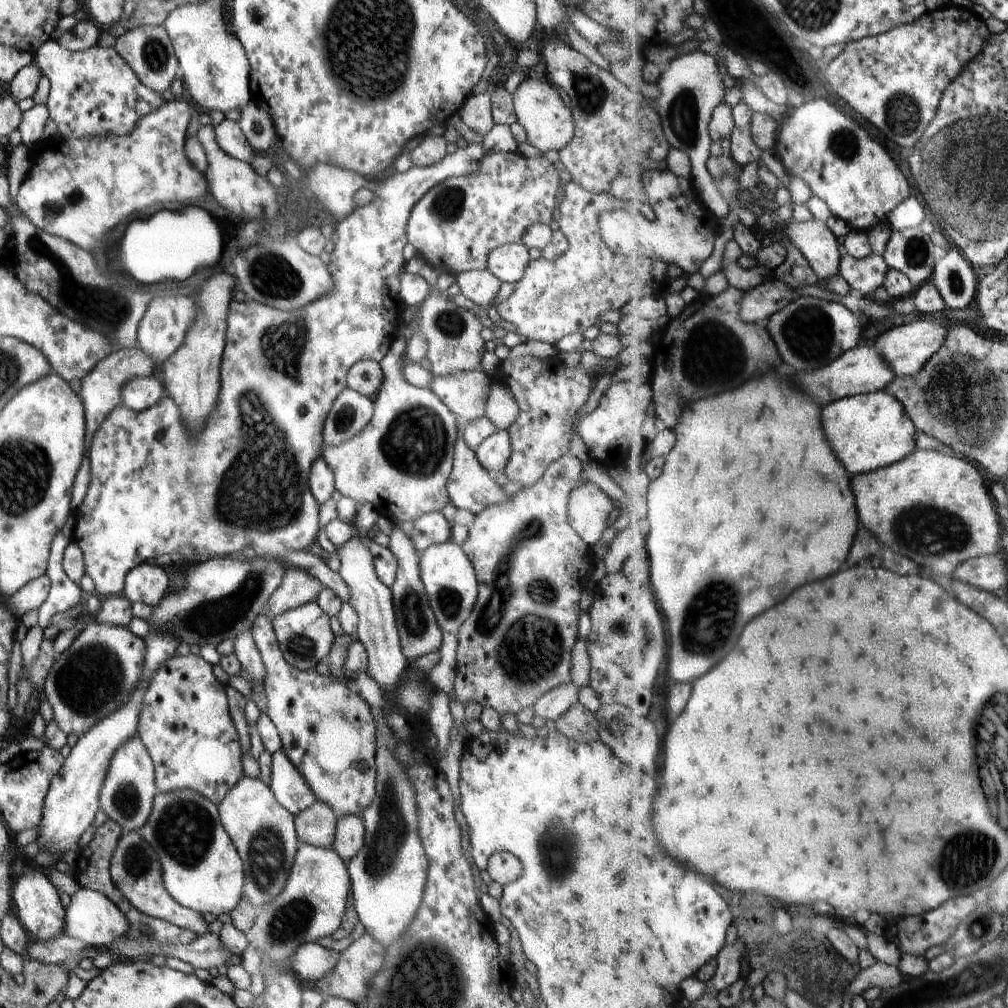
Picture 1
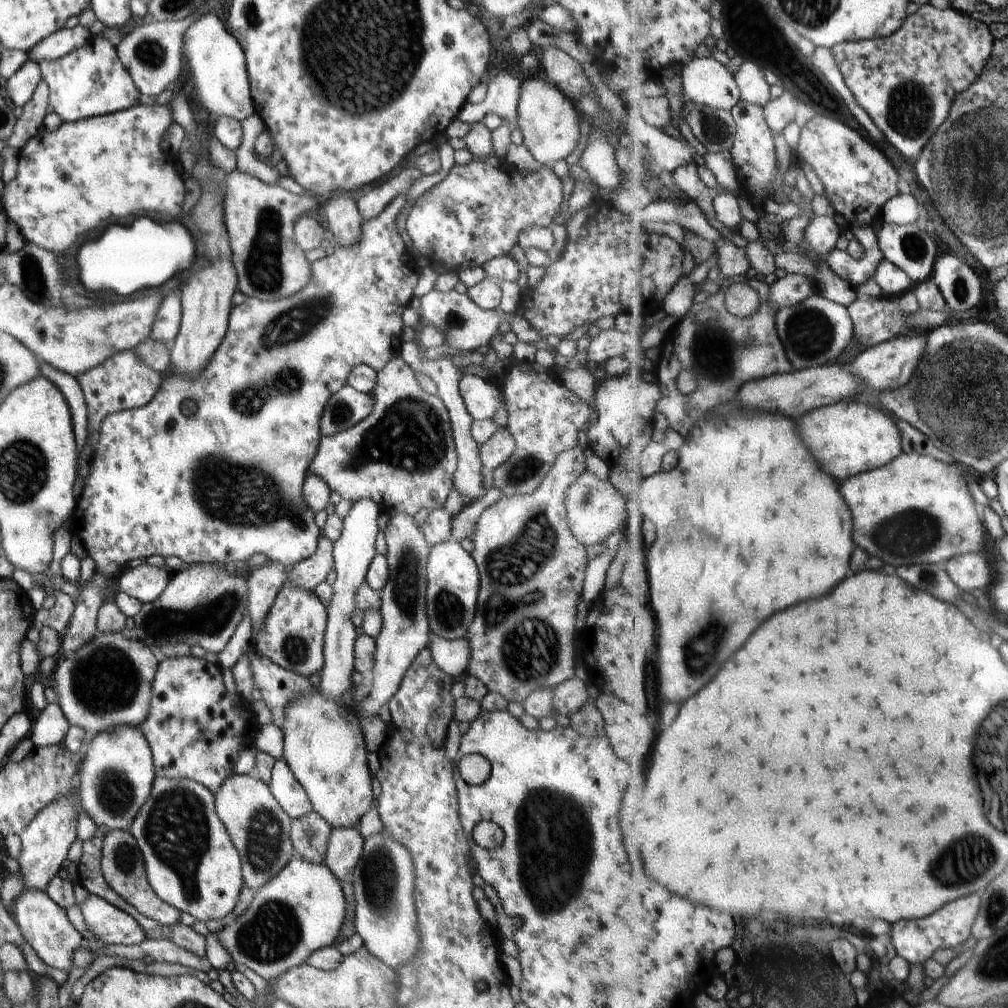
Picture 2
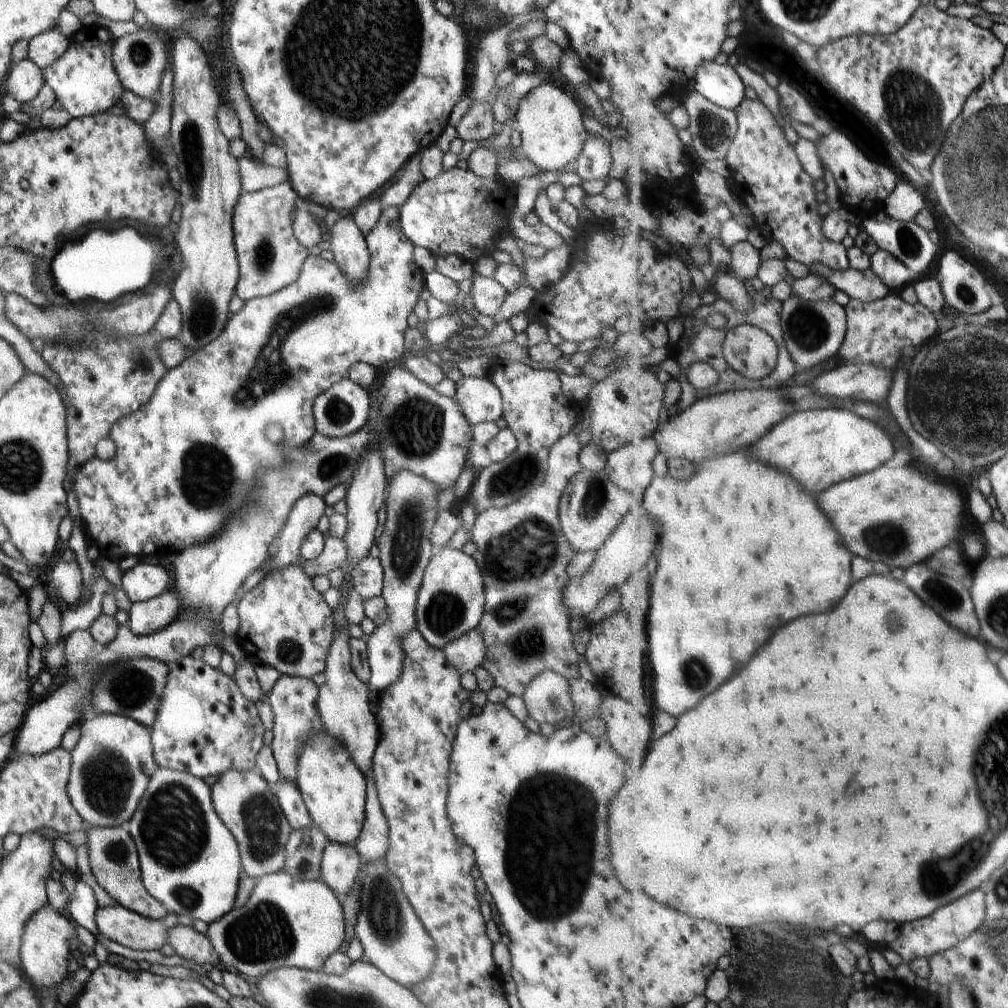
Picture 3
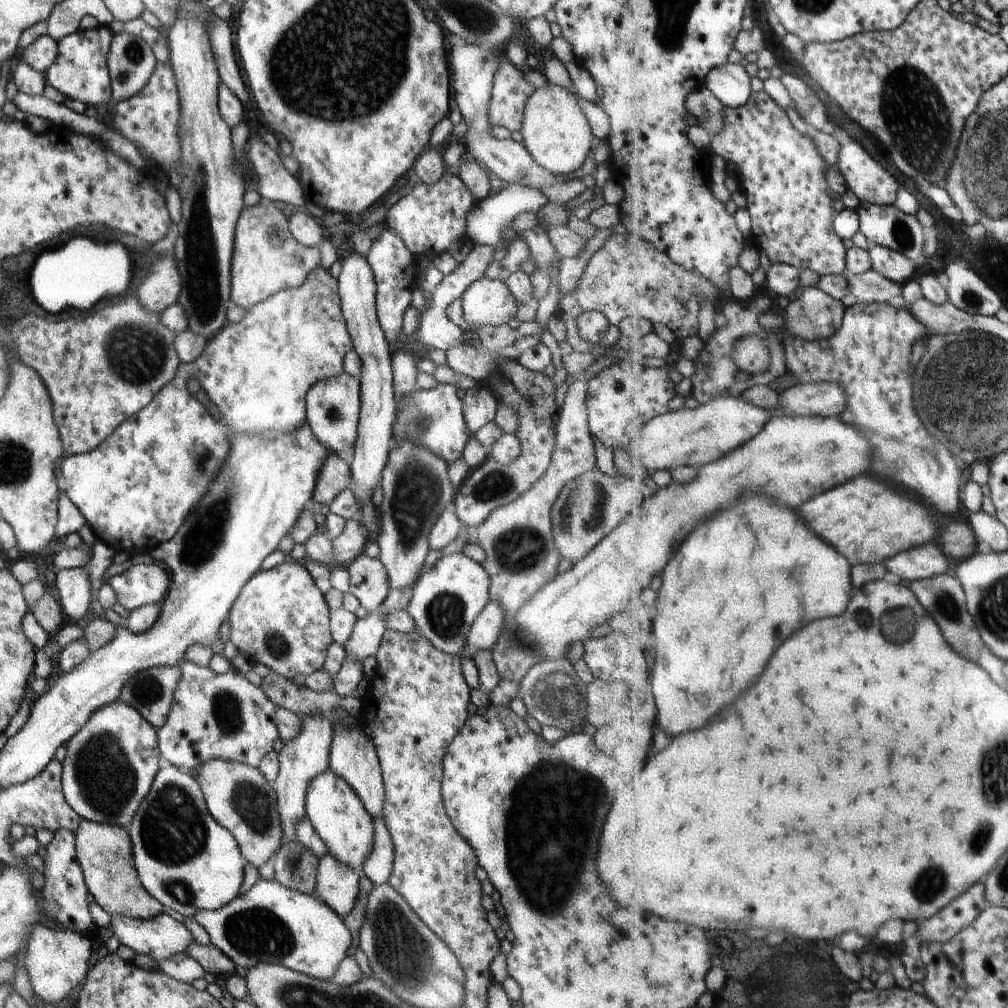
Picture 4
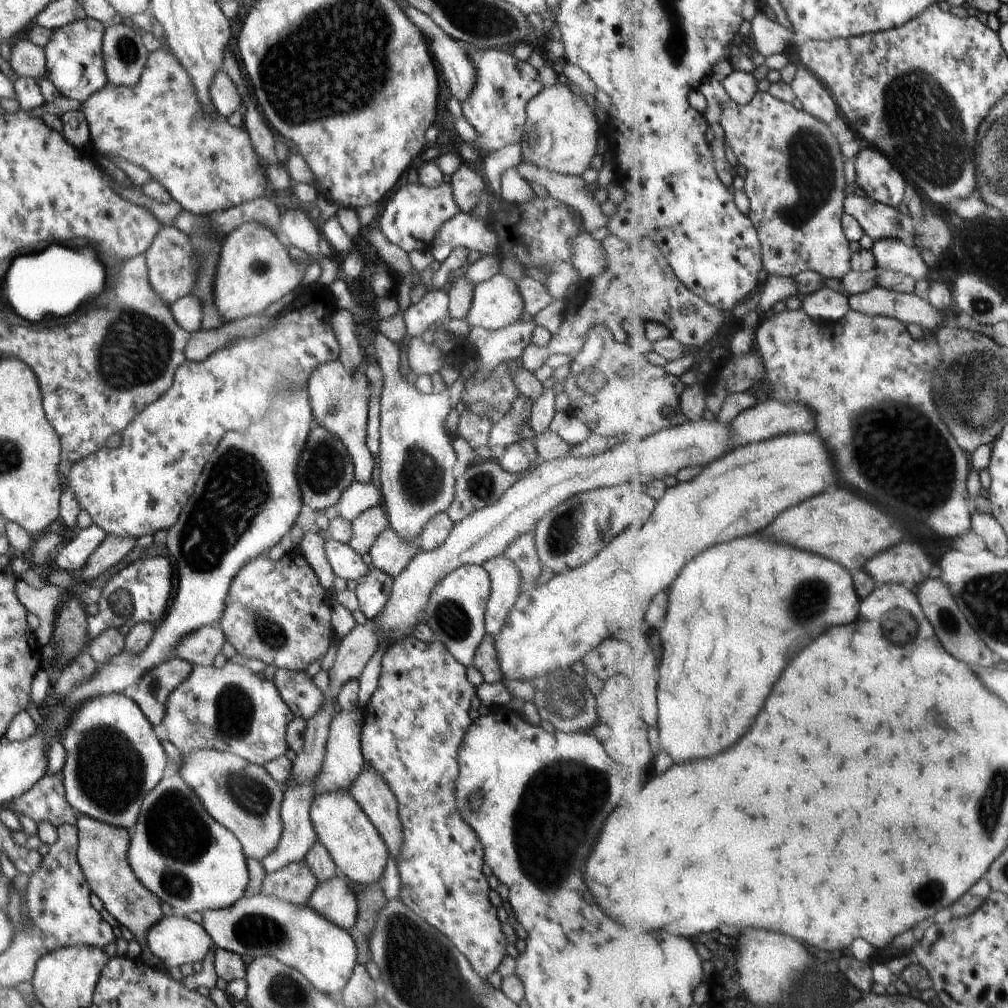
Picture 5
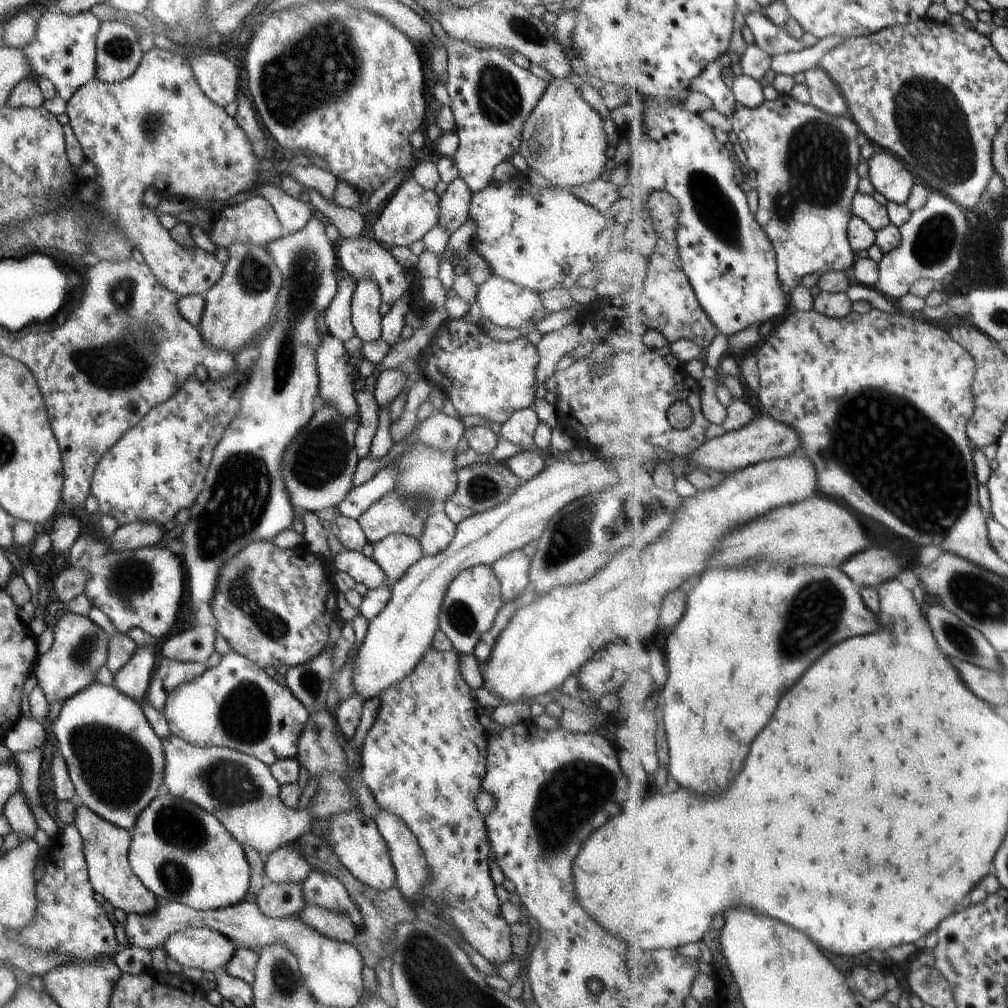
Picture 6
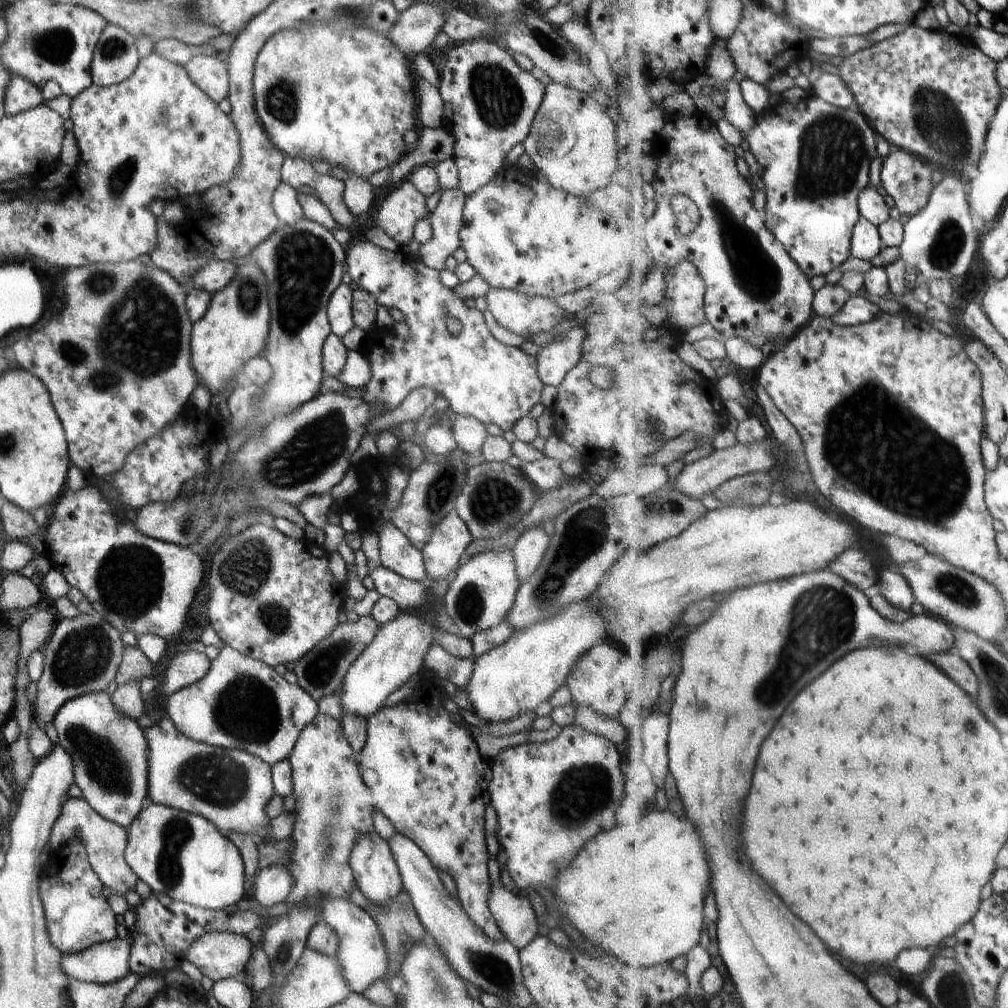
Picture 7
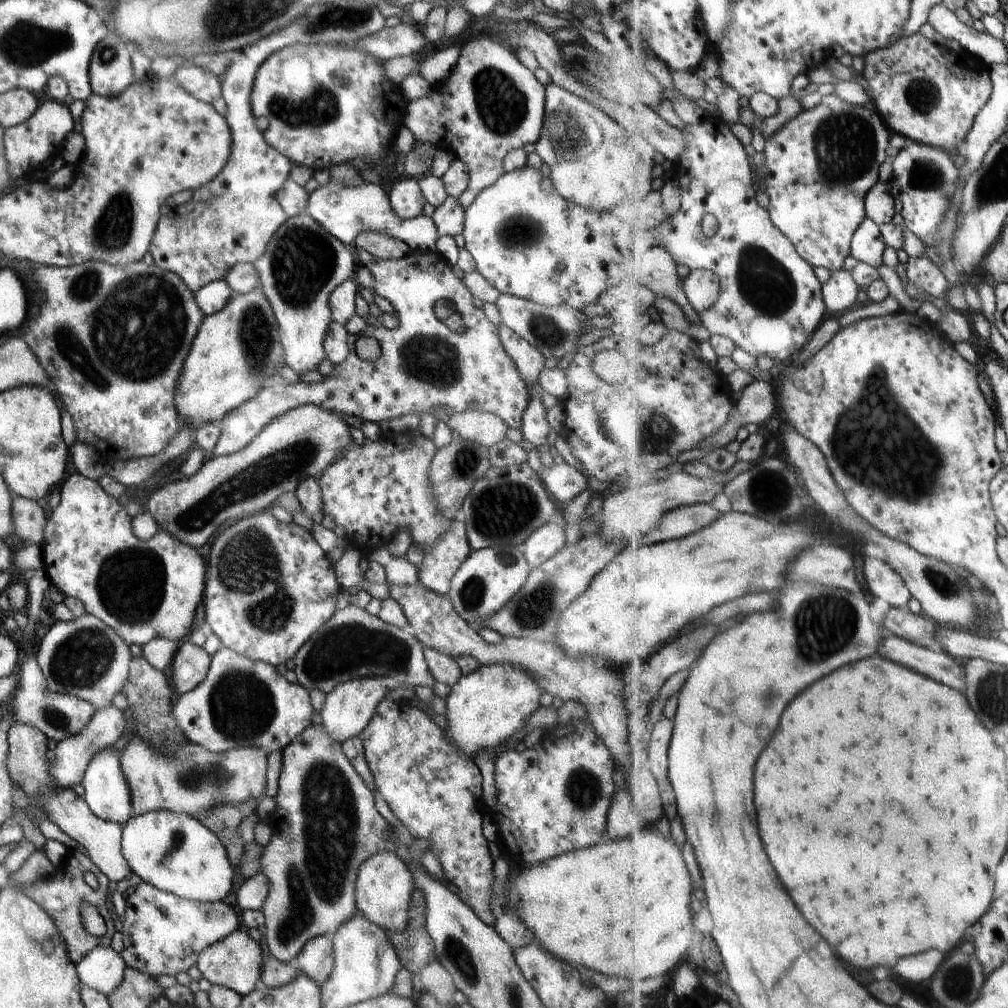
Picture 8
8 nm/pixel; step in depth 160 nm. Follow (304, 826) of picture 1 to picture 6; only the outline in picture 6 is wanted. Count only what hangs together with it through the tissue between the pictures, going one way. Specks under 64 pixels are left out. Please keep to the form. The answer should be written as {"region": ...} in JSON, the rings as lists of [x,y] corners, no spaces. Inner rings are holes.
{"region":[[[268,884],[256,895],[255,902],[263,915],[271,919],[298,916],[304,908],[301,884]]]}

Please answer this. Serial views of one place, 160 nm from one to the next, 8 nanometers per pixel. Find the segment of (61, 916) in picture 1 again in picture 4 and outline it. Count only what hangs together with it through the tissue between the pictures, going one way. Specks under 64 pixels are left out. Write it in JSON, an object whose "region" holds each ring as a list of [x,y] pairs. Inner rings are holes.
{"region":[[[40,921],[32,926],[29,937],[25,967],[31,986],[41,1000],[58,1004],[70,996],[72,990],[83,982],[91,969],[88,967],[88,960],[92,952],[90,936],[71,930],[52,930],[45,927]]]}

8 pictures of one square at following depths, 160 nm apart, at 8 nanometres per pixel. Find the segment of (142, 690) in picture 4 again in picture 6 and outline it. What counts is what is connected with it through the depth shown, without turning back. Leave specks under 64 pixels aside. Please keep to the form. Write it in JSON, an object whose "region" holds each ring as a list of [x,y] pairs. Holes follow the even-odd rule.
{"region":[[[163,658],[156,674],[151,678],[145,697],[146,702],[158,712],[163,712],[168,694],[180,684],[190,682],[204,674],[207,667],[199,662],[178,662]]]}

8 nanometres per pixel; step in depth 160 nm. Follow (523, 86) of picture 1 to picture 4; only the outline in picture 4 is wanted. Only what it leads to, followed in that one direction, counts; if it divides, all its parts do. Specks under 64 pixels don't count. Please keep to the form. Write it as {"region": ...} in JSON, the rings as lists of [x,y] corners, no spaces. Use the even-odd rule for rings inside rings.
{"region":[[[547,83],[544,87],[536,89],[528,98],[520,133],[525,149],[543,169],[555,175],[565,175],[572,174],[584,164],[588,152],[593,150],[598,140],[599,131],[600,121],[582,110],[574,93]]]}

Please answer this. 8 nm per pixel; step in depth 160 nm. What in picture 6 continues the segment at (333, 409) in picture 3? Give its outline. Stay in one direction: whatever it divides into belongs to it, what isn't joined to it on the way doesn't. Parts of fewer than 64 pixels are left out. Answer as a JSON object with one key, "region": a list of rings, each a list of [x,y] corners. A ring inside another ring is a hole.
{"region":[[[328,333],[316,349],[316,366],[319,378],[318,404],[334,405],[346,418],[359,415],[354,398],[351,375],[348,374],[348,354],[343,342]],[[388,534],[372,545],[374,562],[394,582],[423,557],[419,540],[405,534]]]}

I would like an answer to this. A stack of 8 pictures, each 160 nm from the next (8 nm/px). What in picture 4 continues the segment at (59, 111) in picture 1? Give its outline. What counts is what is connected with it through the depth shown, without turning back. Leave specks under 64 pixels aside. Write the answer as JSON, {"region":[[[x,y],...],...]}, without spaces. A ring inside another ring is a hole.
{"region":[[[98,25],[91,30],[79,28],[76,32],[61,38],[58,43],[58,54],[54,62],[44,73],[48,85],[63,94],[63,98],[80,100],[87,107],[103,108],[112,98],[111,80],[107,67],[107,54],[114,33],[107,25]]]}

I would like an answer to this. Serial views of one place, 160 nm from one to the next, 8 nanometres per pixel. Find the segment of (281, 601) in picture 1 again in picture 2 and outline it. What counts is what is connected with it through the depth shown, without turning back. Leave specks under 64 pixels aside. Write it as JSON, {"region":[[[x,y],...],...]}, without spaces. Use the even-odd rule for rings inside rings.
{"region":[[[322,534],[318,539],[316,552],[288,568],[285,583],[312,591],[317,584],[327,580],[332,568],[335,568],[333,542]]]}

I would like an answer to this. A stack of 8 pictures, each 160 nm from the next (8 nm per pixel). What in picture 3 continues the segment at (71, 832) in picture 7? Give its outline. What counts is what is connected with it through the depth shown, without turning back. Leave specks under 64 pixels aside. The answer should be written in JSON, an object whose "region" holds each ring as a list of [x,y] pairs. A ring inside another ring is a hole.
{"region":[[[92,827],[87,830],[87,843],[89,865],[96,882],[120,906],[137,912],[143,917],[163,919],[167,914],[165,906],[156,900],[143,885],[139,854],[135,840],[127,830],[120,827]]]}

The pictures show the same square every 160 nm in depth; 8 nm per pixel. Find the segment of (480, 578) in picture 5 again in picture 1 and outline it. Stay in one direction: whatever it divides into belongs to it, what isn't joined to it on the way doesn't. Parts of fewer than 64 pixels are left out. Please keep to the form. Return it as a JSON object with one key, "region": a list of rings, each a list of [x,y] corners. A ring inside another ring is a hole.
{"region":[[[450,538],[423,550],[419,556],[419,565],[421,579],[438,626],[443,633],[456,635],[477,601],[477,578],[473,564],[462,547]]]}

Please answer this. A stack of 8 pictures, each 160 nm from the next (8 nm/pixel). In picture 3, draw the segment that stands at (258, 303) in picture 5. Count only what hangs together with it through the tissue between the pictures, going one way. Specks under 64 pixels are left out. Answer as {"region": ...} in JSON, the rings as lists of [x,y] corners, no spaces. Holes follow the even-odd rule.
{"region":[[[288,180],[282,184],[263,188],[256,192],[242,190],[238,202],[232,212],[232,230],[234,231],[234,246],[239,264],[239,279],[235,293],[240,300],[248,302],[252,298],[267,297],[298,280],[302,264],[309,256],[308,249],[304,248],[293,233],[293,220],[296,206],[301,201],[299,194]]]}

